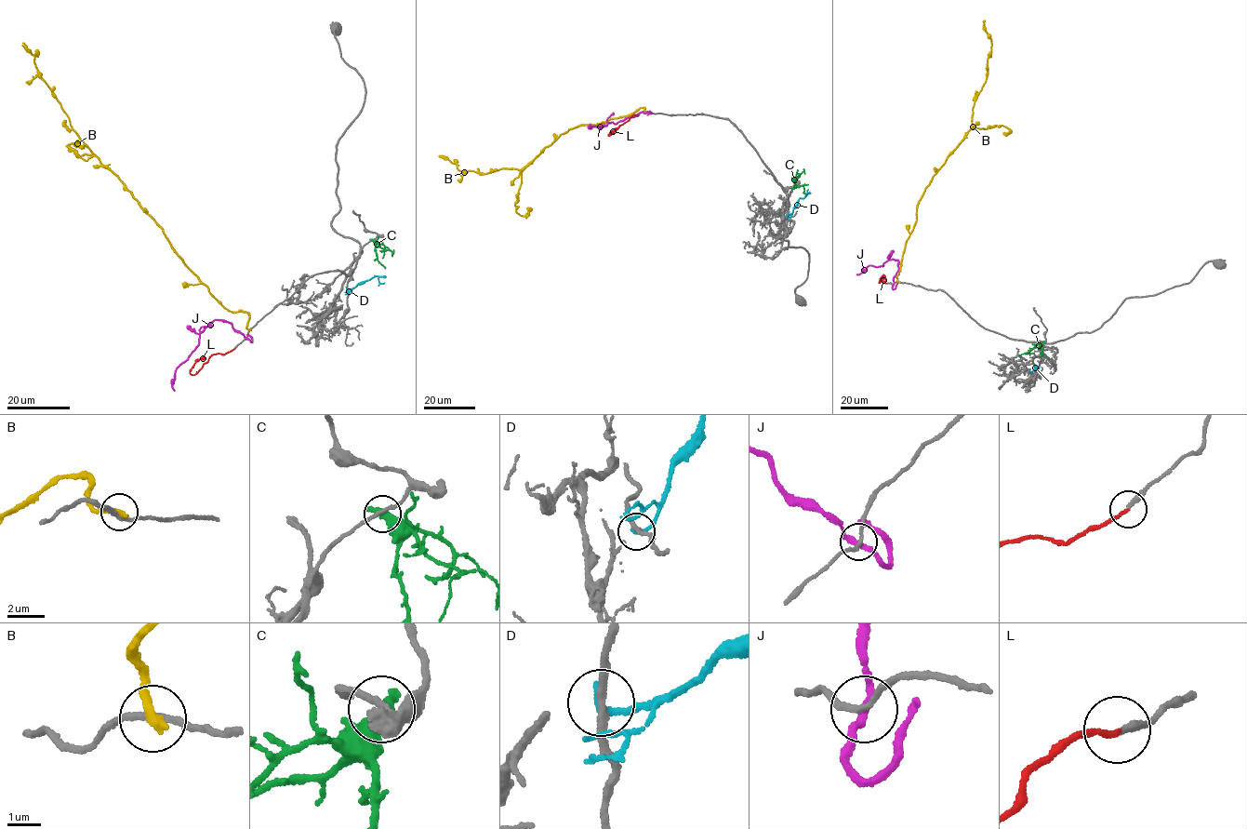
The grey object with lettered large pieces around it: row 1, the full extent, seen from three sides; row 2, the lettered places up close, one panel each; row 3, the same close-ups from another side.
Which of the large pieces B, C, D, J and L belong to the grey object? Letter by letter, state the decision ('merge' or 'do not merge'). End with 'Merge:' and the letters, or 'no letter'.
B: do not merge
C: do not merge
D: do not merge
J: do not merge
L: merge
Merge: L

